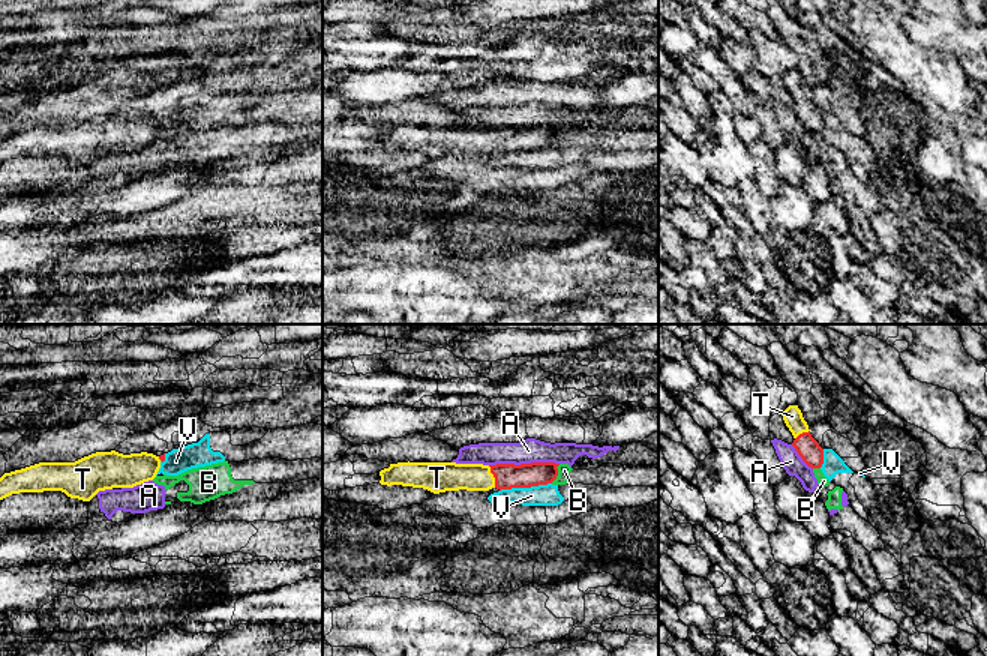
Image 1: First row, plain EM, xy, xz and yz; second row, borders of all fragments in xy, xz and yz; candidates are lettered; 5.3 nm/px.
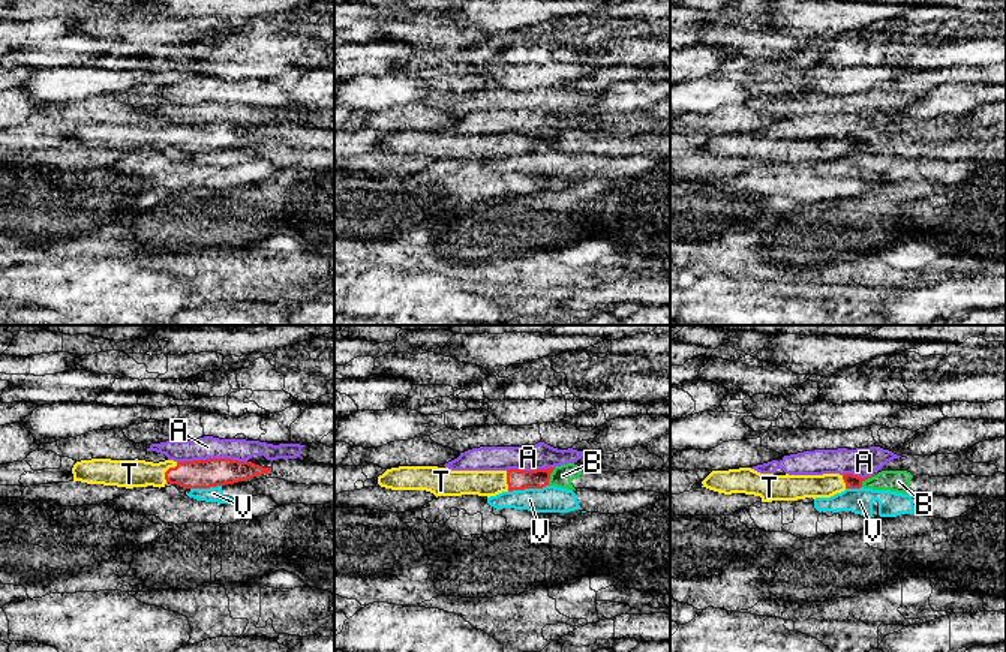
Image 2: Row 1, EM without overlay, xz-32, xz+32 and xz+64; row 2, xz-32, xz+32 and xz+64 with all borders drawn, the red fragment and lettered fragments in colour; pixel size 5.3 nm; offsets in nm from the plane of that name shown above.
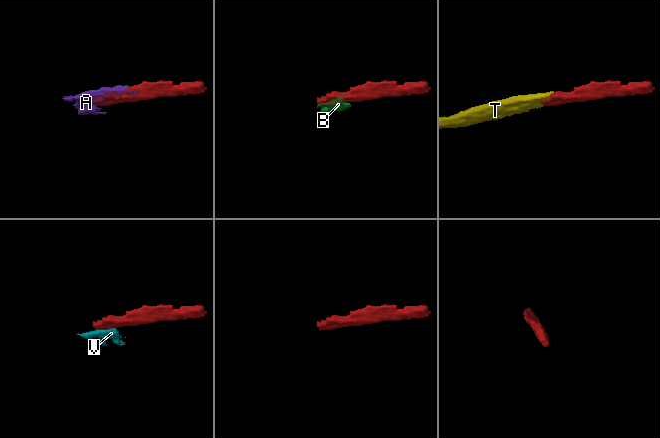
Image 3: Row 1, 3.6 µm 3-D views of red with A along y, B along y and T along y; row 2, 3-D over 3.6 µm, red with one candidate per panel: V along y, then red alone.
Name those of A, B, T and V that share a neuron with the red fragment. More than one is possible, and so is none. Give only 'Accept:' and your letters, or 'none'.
Accept: T

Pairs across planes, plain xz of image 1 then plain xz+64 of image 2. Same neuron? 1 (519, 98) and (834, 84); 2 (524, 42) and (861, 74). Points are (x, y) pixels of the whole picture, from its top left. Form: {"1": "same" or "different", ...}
{"1": "different", "2": "different"}

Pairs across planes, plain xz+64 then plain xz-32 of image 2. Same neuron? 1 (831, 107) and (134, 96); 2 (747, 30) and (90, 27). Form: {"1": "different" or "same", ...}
{"1": "same", "2": "same"}

